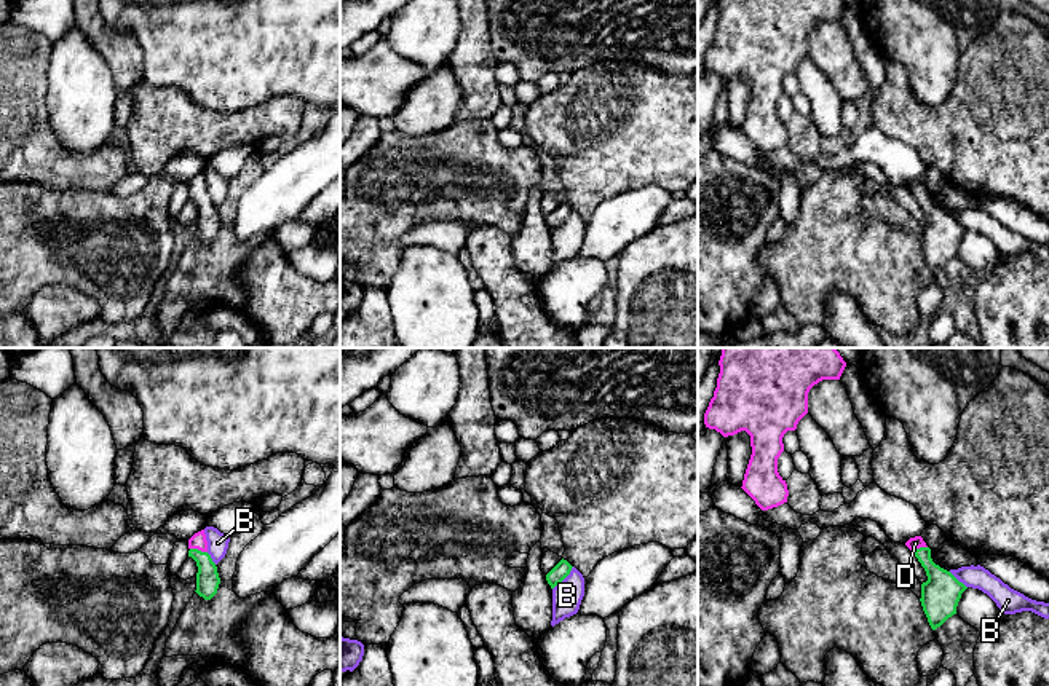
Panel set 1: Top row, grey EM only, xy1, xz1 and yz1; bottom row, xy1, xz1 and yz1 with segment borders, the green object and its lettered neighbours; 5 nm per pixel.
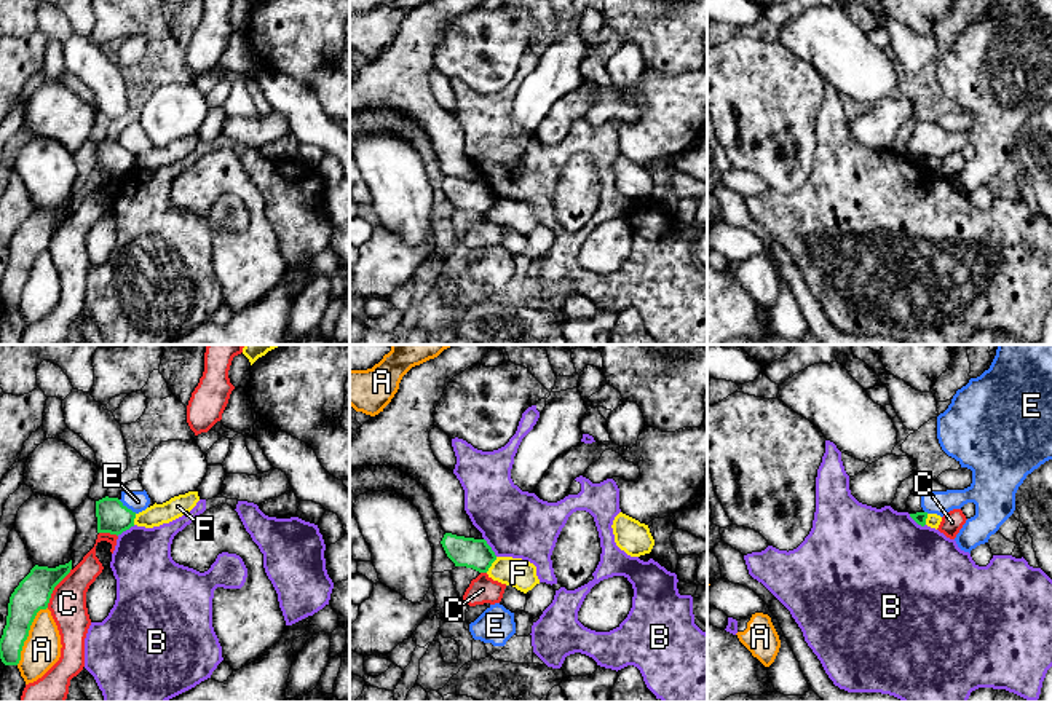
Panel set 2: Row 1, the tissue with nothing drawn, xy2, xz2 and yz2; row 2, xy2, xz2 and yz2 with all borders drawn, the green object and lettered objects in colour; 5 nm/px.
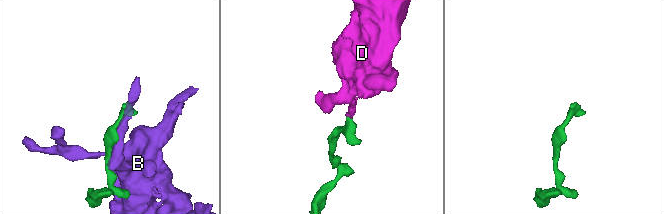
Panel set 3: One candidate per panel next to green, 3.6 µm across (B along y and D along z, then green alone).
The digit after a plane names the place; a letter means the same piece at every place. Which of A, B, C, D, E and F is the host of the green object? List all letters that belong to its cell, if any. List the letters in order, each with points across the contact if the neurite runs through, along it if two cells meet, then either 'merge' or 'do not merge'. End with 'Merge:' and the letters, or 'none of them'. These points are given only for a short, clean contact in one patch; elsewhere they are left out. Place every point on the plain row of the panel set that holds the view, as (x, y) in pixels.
A: do not merge
B: do not merge
C: do not merge
D: across xy1 (208, 222), (206, 208), (197, 192), (198, 184) | merge
E: along xy2 (118, 142), (136, 155) | do not merge
F: along xz2 (497, 200), (486, 214) | do not merge
Merge: D

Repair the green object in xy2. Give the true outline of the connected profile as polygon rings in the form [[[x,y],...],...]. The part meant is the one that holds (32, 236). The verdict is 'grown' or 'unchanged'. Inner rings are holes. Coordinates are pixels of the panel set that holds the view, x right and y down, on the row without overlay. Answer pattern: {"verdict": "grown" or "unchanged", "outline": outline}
{"verdict": "unchanged", "outline": [[[72,203],[56,211],[35,207],[10,239],[6,268],[0,281],[0,302],[5,308],[18,308],[30,268],[40,252],[46,252],[54,230],[70,215]]]}

